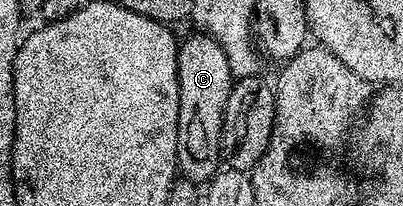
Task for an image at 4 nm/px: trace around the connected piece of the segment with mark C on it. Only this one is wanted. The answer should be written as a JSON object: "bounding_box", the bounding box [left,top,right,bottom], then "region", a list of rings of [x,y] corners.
{"bounding_box":[178,34,236,185],"region":[[[201,34],[190,35],[186,40],[183,38],[178,49],[178,171],[195,185],[205,184],[220,170],[224,113],[236,82],[222,46],[213,35]]]}

